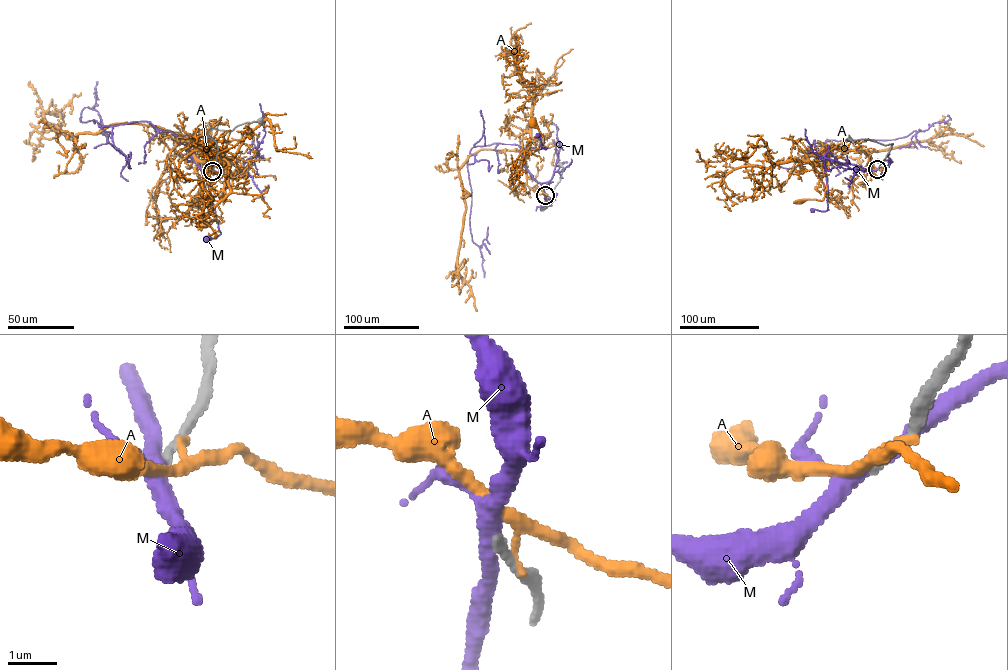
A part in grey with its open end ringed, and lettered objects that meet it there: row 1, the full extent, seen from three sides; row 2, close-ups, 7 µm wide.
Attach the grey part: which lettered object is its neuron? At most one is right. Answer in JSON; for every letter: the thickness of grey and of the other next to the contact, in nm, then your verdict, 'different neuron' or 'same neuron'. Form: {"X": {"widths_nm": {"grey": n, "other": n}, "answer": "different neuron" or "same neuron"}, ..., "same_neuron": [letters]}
{"A": {"widths_nm": {"grey": 260, "other": 120}, "answer": "different neuron"}, "M": {"widths_nm": {"grey": 190, "other": 280}, "answer": "different neuron"}, "same_neuron": []}

